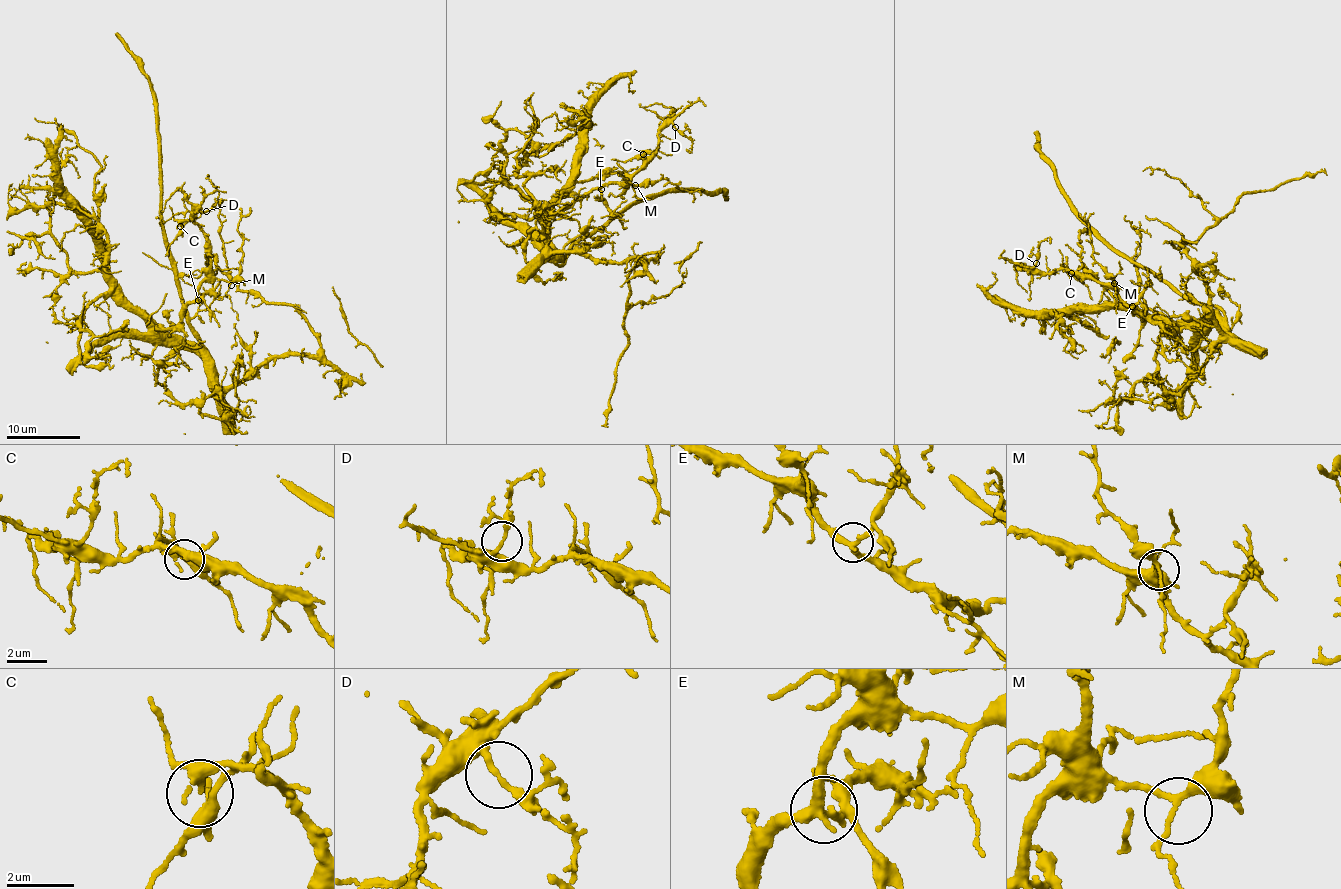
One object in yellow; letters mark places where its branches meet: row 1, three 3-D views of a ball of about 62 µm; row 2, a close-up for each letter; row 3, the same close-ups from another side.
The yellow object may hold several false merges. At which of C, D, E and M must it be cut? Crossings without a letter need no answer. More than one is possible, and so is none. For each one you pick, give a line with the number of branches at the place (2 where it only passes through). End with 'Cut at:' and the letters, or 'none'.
Cut at: none

